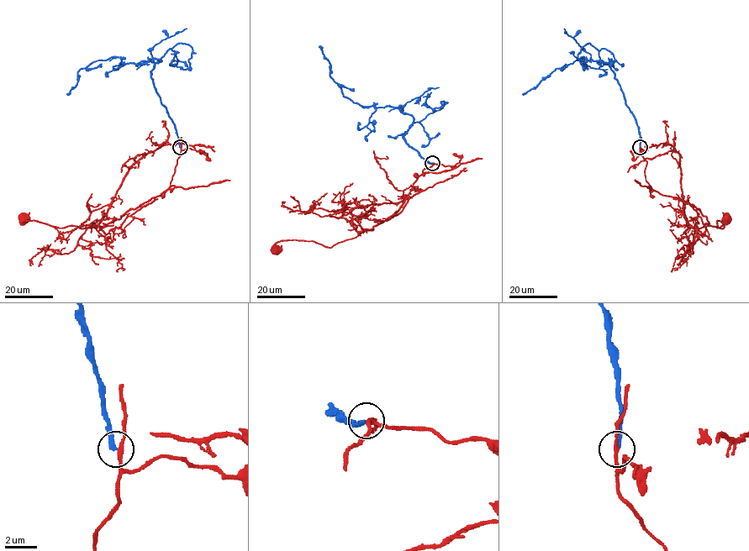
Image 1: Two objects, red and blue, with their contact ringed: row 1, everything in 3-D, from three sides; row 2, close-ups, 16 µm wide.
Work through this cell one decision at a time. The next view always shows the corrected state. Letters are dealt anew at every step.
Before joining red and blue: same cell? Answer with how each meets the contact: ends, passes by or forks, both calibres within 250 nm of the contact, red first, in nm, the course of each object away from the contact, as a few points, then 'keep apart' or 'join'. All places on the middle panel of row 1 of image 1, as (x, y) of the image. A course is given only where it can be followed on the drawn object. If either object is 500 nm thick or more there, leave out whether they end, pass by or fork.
red passes by; blue ends; calibres 200 and 260 nm; course red (432, 163), (401, 207), (372, 230), (330, 247), (282, 240), (275, 249); course blue (432, 163), (403, 138), (414, 118), (398, 108), (363, 107), (345, 97), (329, 75), (330, 64), (319, 46); keep apart

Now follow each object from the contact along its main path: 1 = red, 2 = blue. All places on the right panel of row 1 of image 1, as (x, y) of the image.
1: (640, 147), (651, 187), (692, 204), (712, 226), (724, 227), (718, 228), (717, 221), (725, 217)
2: (640, 147), (635, 118), (607, 63), (590, 59), (583, 64), (583, 56), (556, 68), (523, 95)

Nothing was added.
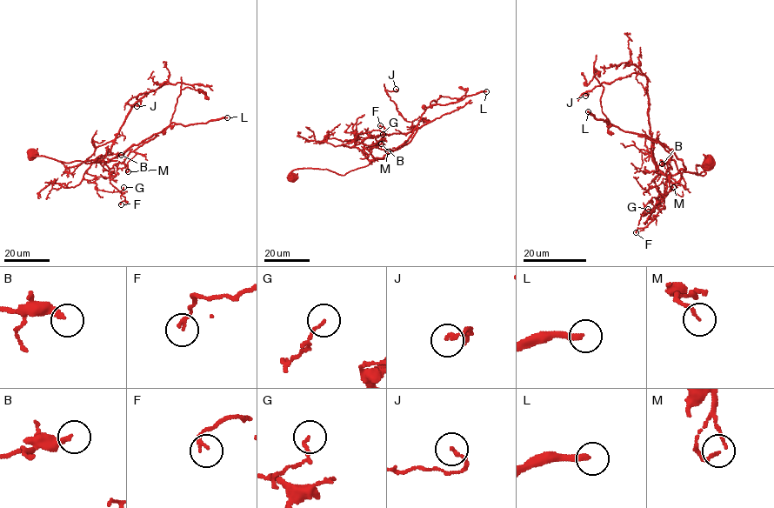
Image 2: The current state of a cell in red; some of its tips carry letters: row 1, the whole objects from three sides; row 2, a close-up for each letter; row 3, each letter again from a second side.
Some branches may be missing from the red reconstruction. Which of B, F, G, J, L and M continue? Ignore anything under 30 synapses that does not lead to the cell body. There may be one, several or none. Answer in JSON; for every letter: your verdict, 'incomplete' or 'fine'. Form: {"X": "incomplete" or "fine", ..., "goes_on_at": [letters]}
{"B": "fine", "F": "fine", "G": "fine", "J": "fine", "L": "incomplete", "M": "fine", "goes_on_at": ["L"]}

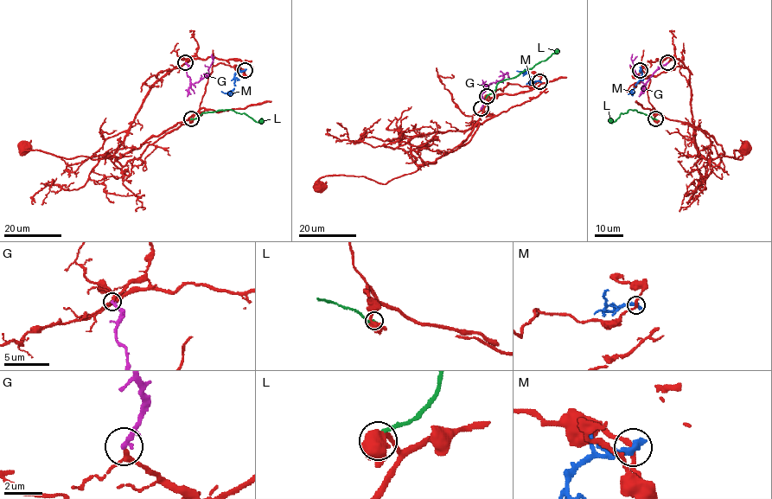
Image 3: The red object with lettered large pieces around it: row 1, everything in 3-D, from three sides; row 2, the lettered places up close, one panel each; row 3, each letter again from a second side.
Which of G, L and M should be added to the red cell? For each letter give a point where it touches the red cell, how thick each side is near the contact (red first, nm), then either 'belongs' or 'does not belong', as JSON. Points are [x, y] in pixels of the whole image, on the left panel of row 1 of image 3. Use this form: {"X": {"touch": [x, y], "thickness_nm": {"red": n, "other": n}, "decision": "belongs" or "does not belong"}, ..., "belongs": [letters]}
{"G": {"touch": [185, 62], "thickness_nm": {"red": 170, "other": 260}, "decision": "belongs"}, "L": {"touch": [191, 118], "thickness_nm": {"red": 500, "other": 240}, "decision": "does not belong"}, "M": {"touch": [245, 70], "thickness_nm": {"red": 200, "other": 440}, "decision": "does not belong"}, "belongs": ["G"]}

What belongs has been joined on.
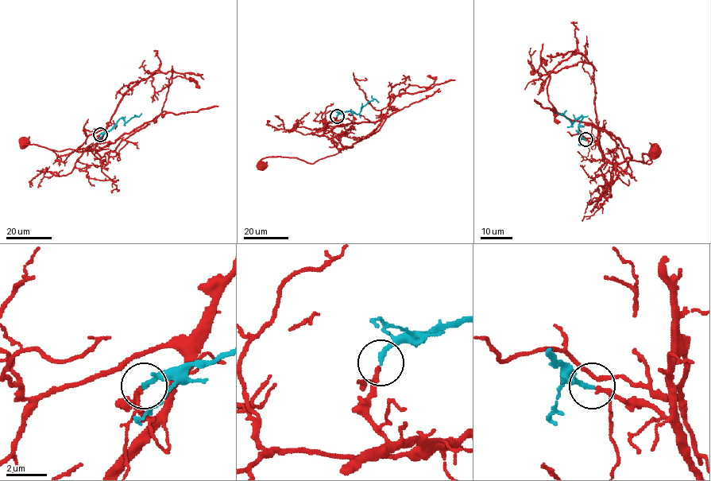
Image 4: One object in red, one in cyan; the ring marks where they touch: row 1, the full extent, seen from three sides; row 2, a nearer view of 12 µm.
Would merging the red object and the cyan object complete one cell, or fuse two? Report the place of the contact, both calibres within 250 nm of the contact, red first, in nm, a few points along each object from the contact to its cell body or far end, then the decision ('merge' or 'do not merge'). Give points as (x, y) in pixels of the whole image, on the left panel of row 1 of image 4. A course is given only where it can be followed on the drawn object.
(100, 134) | 180/240 nm | red via (99, 134), (97, 152), (102, 149), (59, 151), (23, 145), (23, 141) | cyan via (99, 134), (108, 131), (121, 118), (126, 122), (141, 114) | merge

